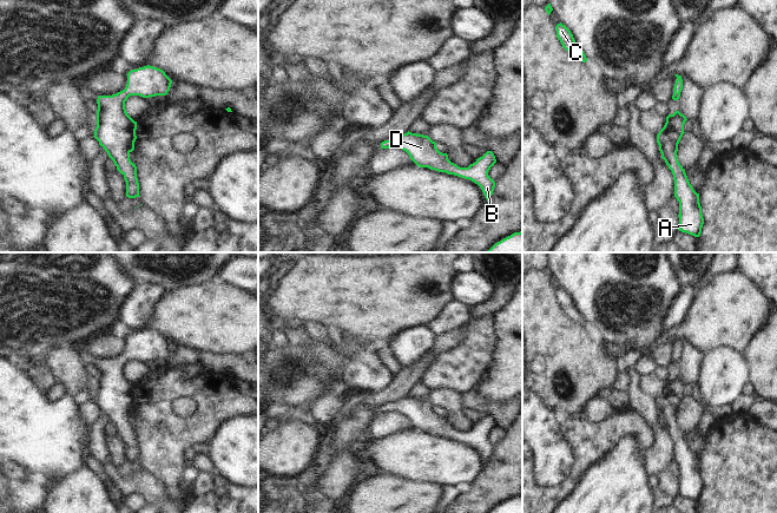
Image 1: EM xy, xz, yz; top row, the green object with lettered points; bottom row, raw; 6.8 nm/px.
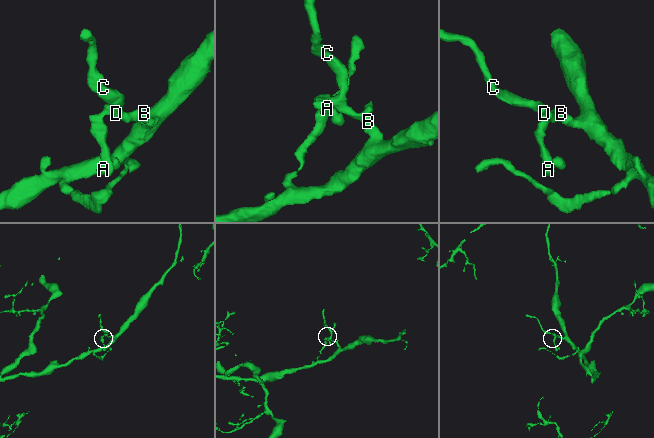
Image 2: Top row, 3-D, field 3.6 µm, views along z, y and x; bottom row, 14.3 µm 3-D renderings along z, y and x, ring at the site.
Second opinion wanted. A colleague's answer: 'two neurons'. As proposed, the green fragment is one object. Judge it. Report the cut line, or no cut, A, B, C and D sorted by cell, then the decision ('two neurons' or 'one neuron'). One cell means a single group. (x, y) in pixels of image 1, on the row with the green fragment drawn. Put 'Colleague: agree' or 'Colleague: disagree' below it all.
no cut; A B C D; one neuron
Colleague: disagree

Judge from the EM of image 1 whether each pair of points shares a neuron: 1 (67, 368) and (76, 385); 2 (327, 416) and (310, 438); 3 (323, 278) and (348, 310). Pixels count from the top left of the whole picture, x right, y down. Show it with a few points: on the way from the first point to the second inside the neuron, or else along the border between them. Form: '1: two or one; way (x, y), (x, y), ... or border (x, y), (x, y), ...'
1: one; way (71, 372), (76, 381)
2: two; border (305, 415), (322, 431)
3: one; way (329, 287), (344, 302)

